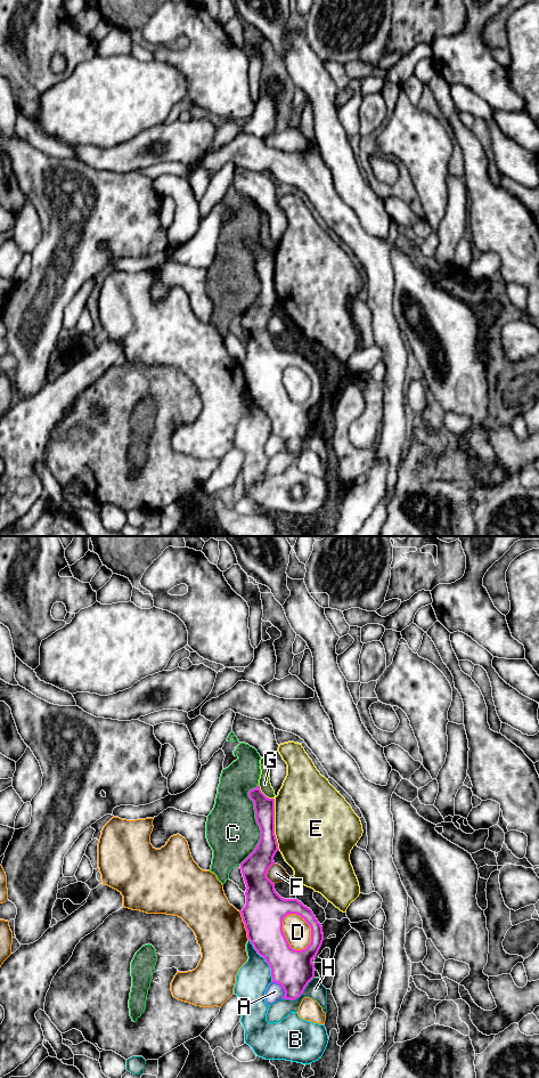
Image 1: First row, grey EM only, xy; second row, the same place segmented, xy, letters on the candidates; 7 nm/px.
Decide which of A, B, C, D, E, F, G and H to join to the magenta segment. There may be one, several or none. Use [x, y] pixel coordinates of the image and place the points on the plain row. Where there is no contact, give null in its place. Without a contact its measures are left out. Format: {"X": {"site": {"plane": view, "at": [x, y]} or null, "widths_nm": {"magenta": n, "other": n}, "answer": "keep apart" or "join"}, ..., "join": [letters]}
{"A": {"site": {"plane": "xy", "at": [283, 439]}, "widths_nm": {"magenta": 280, "other": 120}, "answer": "keep apart"}, "B": {"site": {"plane": "xy", "at": [266, 413]}, "widths_nm": {"magenta": 280, "other": 240}, "answer": "keep apart"}, "C": {"site": {"plane": "xy", "at": [256, 274]}, "widths_nm": {"magenta": 150, "other": 360}, "answer": "keep apart"}, "D": {"site": {"plane": "xy", "at": [285, 389]}, "widths_nm": {"magenta": 300, "other": 190}, "answer": "keep apart"}, "E": {"site": {"plane": "xy", "at": [274, 277]}, "widths_nm": {"magenta": 160, "other": 500}, "answer": "keep apart"}, "F": {"site": {"plane": "xy", "at": [267, 325]}, "widths_nm": {"magenta": 280, "other": 120}, "answer": "keep apart"}, "G": {"site": {"plane": "xy", "at": [263, 246]}, "widths_nm": {"magenta": 140, "other": 80}, "answer": "keep apart"}, "H": {"site": {"plane": "xy", "at": [300, 447]}, "widths_nm": {"magenta": 280, "other": 130}, "answer": "keep apart"}, "join": []}

